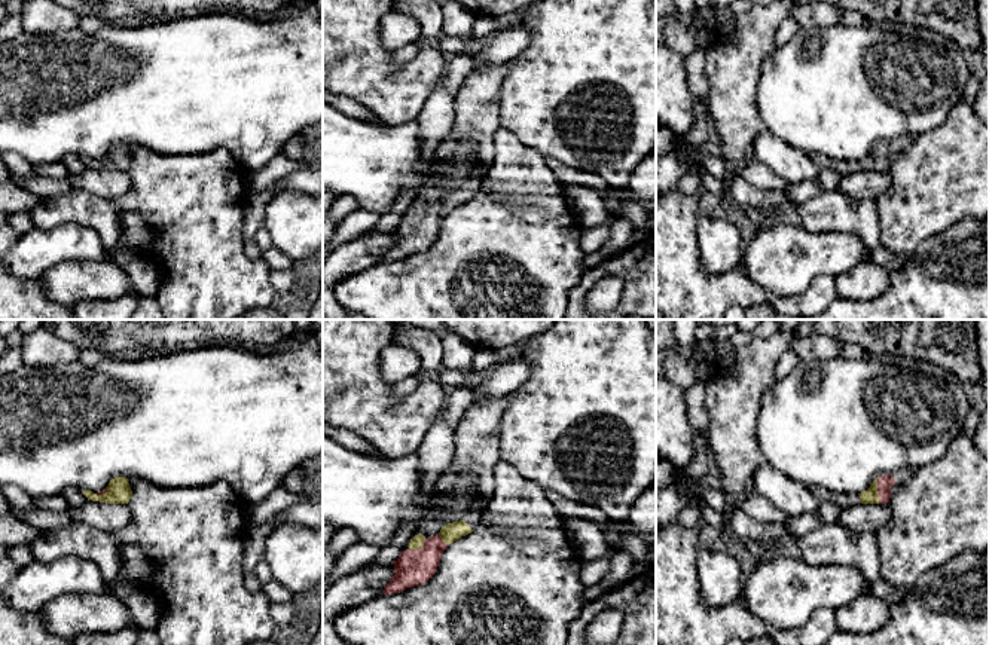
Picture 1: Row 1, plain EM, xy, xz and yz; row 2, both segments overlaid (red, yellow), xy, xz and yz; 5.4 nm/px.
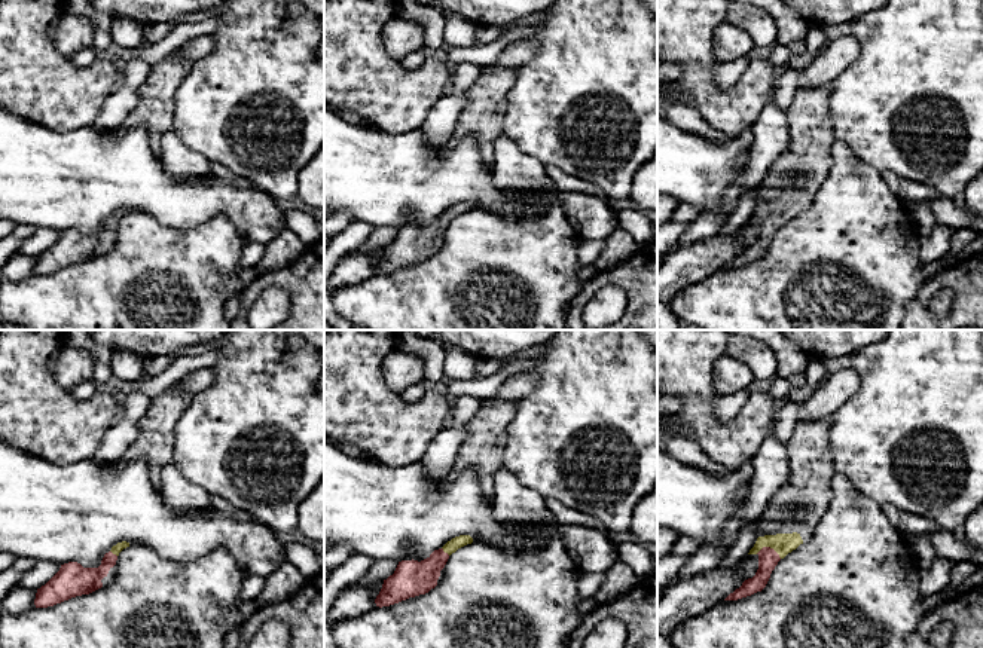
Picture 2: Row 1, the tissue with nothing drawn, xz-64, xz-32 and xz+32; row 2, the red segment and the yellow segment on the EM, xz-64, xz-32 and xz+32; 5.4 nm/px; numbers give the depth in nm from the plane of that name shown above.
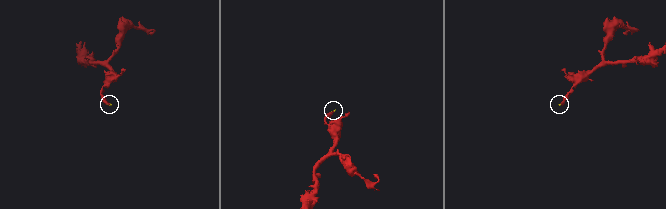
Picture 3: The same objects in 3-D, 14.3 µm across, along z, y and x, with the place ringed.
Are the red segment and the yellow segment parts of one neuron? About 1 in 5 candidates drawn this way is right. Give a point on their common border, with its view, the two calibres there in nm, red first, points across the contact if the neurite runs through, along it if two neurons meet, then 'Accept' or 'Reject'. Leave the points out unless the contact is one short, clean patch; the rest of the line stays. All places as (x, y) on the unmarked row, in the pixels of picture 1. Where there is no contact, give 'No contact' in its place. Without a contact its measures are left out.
Touches red at yz (878, 156). Thickness 80 nm (red) against 80 nm. Path across: yz (884, 149), (878, 156), (870, 162). Accept

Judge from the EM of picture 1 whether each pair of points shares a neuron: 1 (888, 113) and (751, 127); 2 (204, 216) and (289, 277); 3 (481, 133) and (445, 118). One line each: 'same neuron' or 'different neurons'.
1: different neurons
2: different neurons
3: different neurons

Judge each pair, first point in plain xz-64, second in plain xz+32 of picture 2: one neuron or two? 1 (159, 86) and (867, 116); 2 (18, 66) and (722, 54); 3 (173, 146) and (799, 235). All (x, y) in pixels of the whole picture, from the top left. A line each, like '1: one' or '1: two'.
1: two
2: two
3: one

